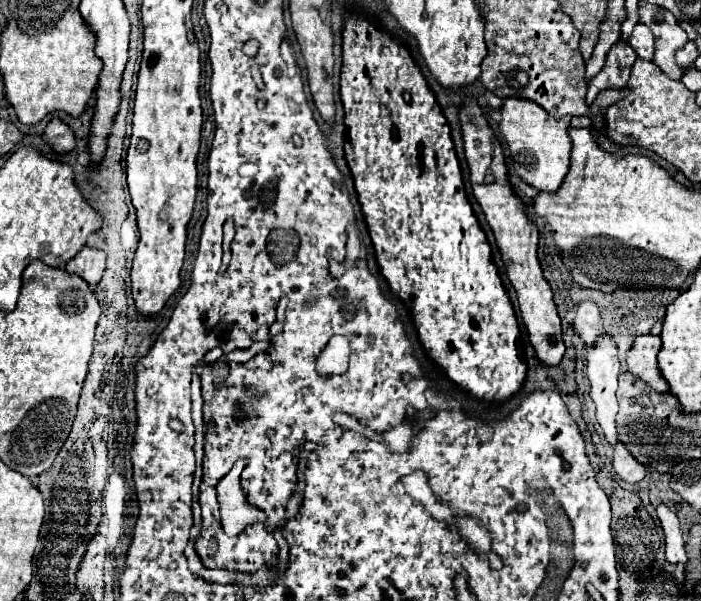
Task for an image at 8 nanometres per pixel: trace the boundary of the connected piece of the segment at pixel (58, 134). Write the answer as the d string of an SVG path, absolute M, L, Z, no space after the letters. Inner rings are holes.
M51 119L51 123L47 125L45 133L43 133L43 139L51 145L51 149L55 153L69 153L73 147L75 147L75 137L73 137L73 131L61 121L61 119Z

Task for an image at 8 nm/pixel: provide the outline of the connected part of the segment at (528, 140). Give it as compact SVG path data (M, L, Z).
M513 97L505 99L501 115L503 119L499 123L499 131L503 133L507 147L511 151L507 159L509 169L535 189L547 193L559 191L569 171L569 159L571 159L571 139L569 139L571 117L555 119L547 111L543 111L543 107L539 107L537 103Z

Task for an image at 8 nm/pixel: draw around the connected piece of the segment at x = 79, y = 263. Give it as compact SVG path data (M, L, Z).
M83 247L79 255L75 255L71 261L65 263L63 269L71 275L79 275L89 285L97 285L105 271L105 253L99 249Z

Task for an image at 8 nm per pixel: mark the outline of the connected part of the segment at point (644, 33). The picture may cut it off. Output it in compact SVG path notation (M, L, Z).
M637 23L635 29L631 31L629 39L625 39L625 43L631 45L633 51L635 51L641 59L647 59L647 61L653 59L653 53L655 53L655 37L651 35L651 29L649 29L647 25Z

